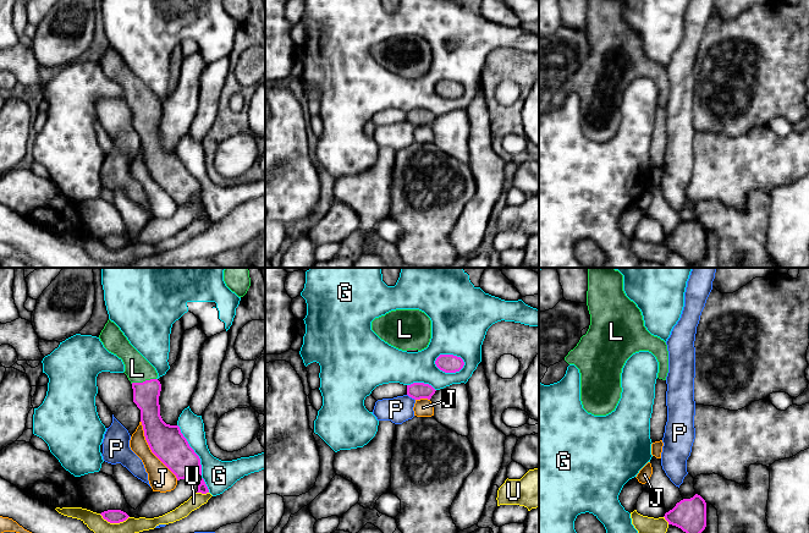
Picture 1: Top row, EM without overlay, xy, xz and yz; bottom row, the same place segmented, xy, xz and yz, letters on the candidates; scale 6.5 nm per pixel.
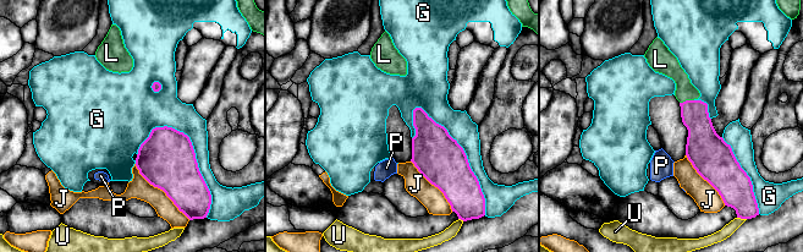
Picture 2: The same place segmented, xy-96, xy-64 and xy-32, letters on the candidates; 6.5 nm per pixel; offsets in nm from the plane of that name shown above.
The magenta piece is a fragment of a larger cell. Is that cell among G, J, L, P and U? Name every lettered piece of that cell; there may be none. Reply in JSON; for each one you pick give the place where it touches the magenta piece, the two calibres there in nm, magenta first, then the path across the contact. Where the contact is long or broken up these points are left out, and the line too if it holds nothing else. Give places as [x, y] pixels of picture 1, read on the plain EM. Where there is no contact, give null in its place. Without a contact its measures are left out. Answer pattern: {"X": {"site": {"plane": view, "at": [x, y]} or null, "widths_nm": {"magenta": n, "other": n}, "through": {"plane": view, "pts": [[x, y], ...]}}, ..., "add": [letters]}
{"L": {"site": {"plane": "xy", "at": [143, 108]}, "widths_nm": {"magenta": 180, "other": 170}, "through": {"plane": "xy", "pts": [[146, 121], [143, 108], [143, 102], [137, 94]]}}, "add": ["L"]}

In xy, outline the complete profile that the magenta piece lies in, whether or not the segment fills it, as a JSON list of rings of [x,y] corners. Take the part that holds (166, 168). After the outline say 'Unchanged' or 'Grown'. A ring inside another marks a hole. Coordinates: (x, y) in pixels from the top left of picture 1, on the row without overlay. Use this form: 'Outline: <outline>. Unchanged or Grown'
Outline: [[[110,45],[99,61],[104,73],[122,86],[132,110],[133,128],[141,136],[141,148],[152,178],[176,202],[185,205],[193,198],[202,202],[199,182],[189,172],[178,152],[166,150],[160,142],[161,110],[155,94],[130,70]]]. Grown

